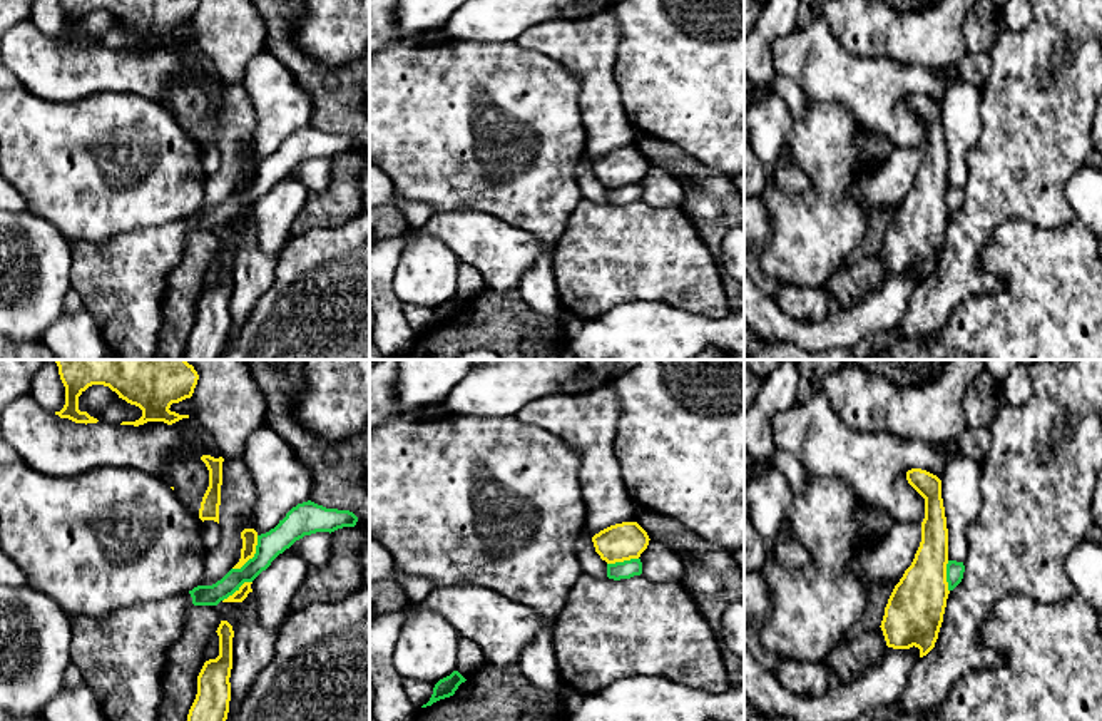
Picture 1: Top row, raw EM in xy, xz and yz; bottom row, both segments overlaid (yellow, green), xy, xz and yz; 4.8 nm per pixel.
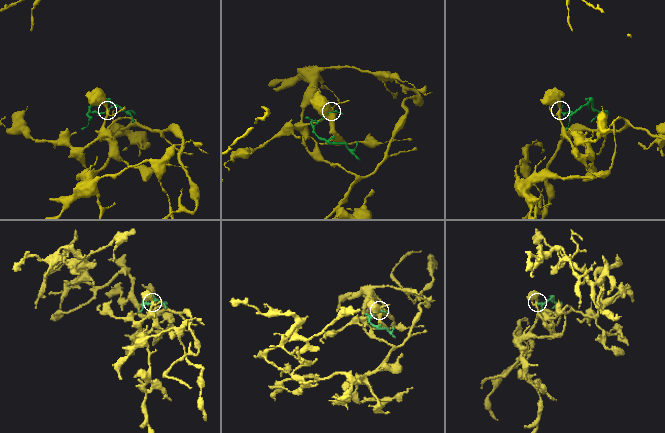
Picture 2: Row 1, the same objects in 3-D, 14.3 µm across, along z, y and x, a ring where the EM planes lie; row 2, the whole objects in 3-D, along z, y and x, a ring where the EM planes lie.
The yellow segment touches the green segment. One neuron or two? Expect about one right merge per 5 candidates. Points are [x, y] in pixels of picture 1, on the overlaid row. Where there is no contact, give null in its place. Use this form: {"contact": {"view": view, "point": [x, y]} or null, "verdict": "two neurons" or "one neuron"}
{"contact": {"view": "xy", "point": [253, 556]}, "verdict": "two neurons"}

